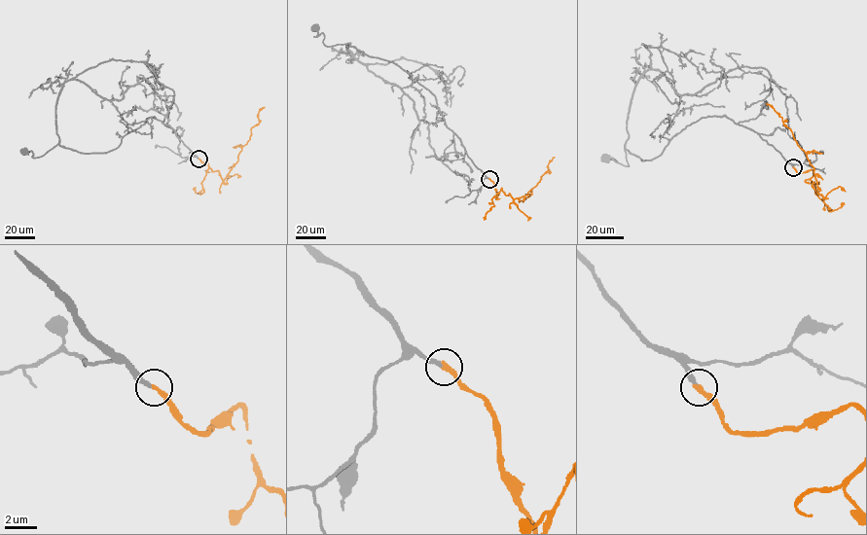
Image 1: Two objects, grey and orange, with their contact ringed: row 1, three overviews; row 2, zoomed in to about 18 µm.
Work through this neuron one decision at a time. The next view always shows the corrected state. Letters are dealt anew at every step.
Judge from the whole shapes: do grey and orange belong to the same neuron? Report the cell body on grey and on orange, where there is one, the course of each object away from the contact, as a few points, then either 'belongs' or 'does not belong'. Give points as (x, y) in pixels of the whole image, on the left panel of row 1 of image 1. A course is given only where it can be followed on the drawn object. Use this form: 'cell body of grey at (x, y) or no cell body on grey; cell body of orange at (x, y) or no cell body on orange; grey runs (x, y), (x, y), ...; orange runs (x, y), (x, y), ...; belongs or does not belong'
cell body of grey at (24, 151); no cell body on orange; grey runs (198, 159), (155, 117), (107, 152), (80, 153), (58, 144), (39, 157), (25, 150); orange runs (198, 159), (202, 162), (206, 160), (212, 170), (224, 179), (265, 107); belongs

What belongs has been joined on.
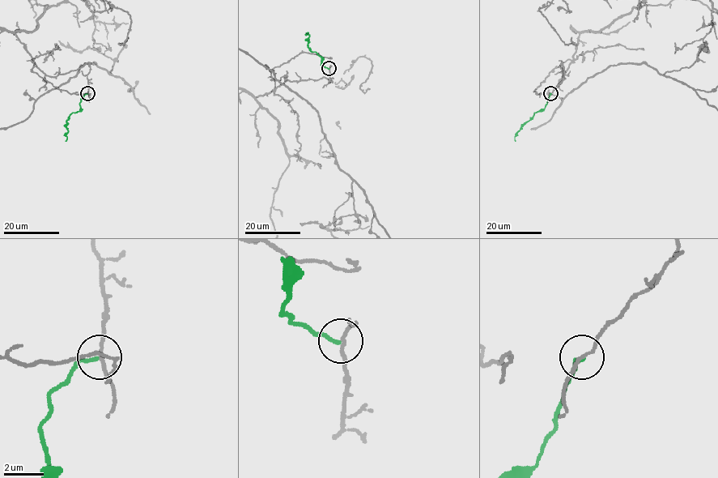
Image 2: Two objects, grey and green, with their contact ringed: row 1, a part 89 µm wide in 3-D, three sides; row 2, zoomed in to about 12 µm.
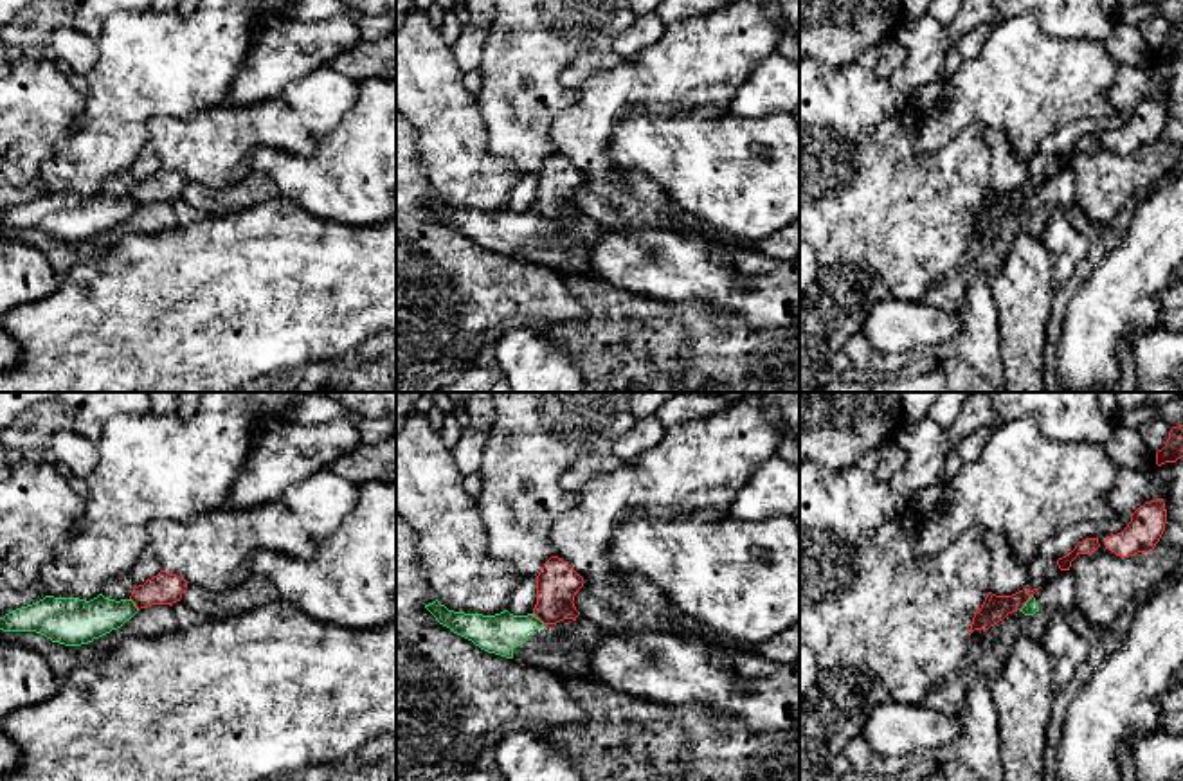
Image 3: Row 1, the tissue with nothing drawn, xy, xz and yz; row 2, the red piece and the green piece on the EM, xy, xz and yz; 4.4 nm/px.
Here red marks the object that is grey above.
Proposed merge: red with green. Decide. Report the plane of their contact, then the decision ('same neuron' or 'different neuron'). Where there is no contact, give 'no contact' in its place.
yz | different neuron

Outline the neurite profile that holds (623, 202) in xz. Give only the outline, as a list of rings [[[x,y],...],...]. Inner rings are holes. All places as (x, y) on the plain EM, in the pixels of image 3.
[[[616,171],[607,178],[585,178],[573,200],[605,230],[677,230],[664,193],[643,173]]]

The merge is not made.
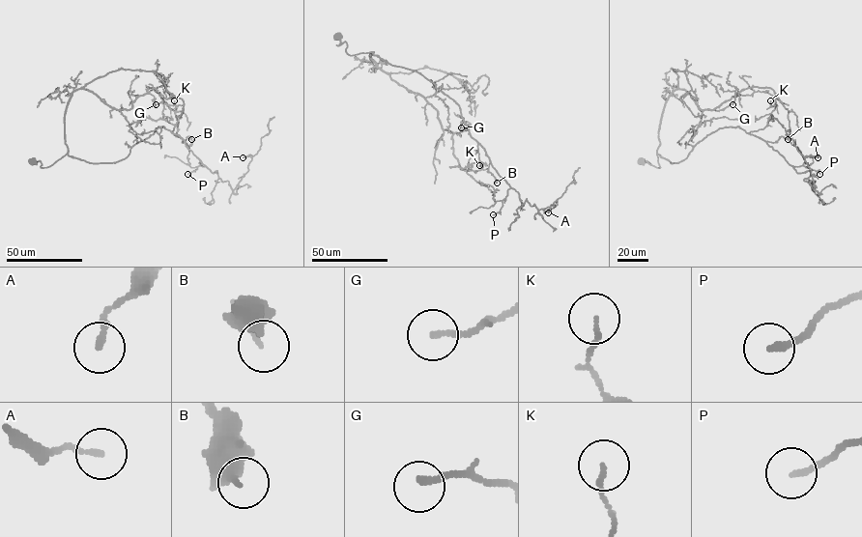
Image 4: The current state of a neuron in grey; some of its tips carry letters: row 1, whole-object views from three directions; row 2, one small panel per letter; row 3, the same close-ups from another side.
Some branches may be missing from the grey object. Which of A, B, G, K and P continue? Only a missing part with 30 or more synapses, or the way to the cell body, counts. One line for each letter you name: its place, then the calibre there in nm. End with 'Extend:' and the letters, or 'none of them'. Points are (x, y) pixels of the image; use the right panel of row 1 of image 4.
Extend: none of them

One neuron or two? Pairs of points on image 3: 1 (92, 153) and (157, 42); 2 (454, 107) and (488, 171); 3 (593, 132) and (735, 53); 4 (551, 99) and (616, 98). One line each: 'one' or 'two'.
1: one
2: one
3: one
4: two

